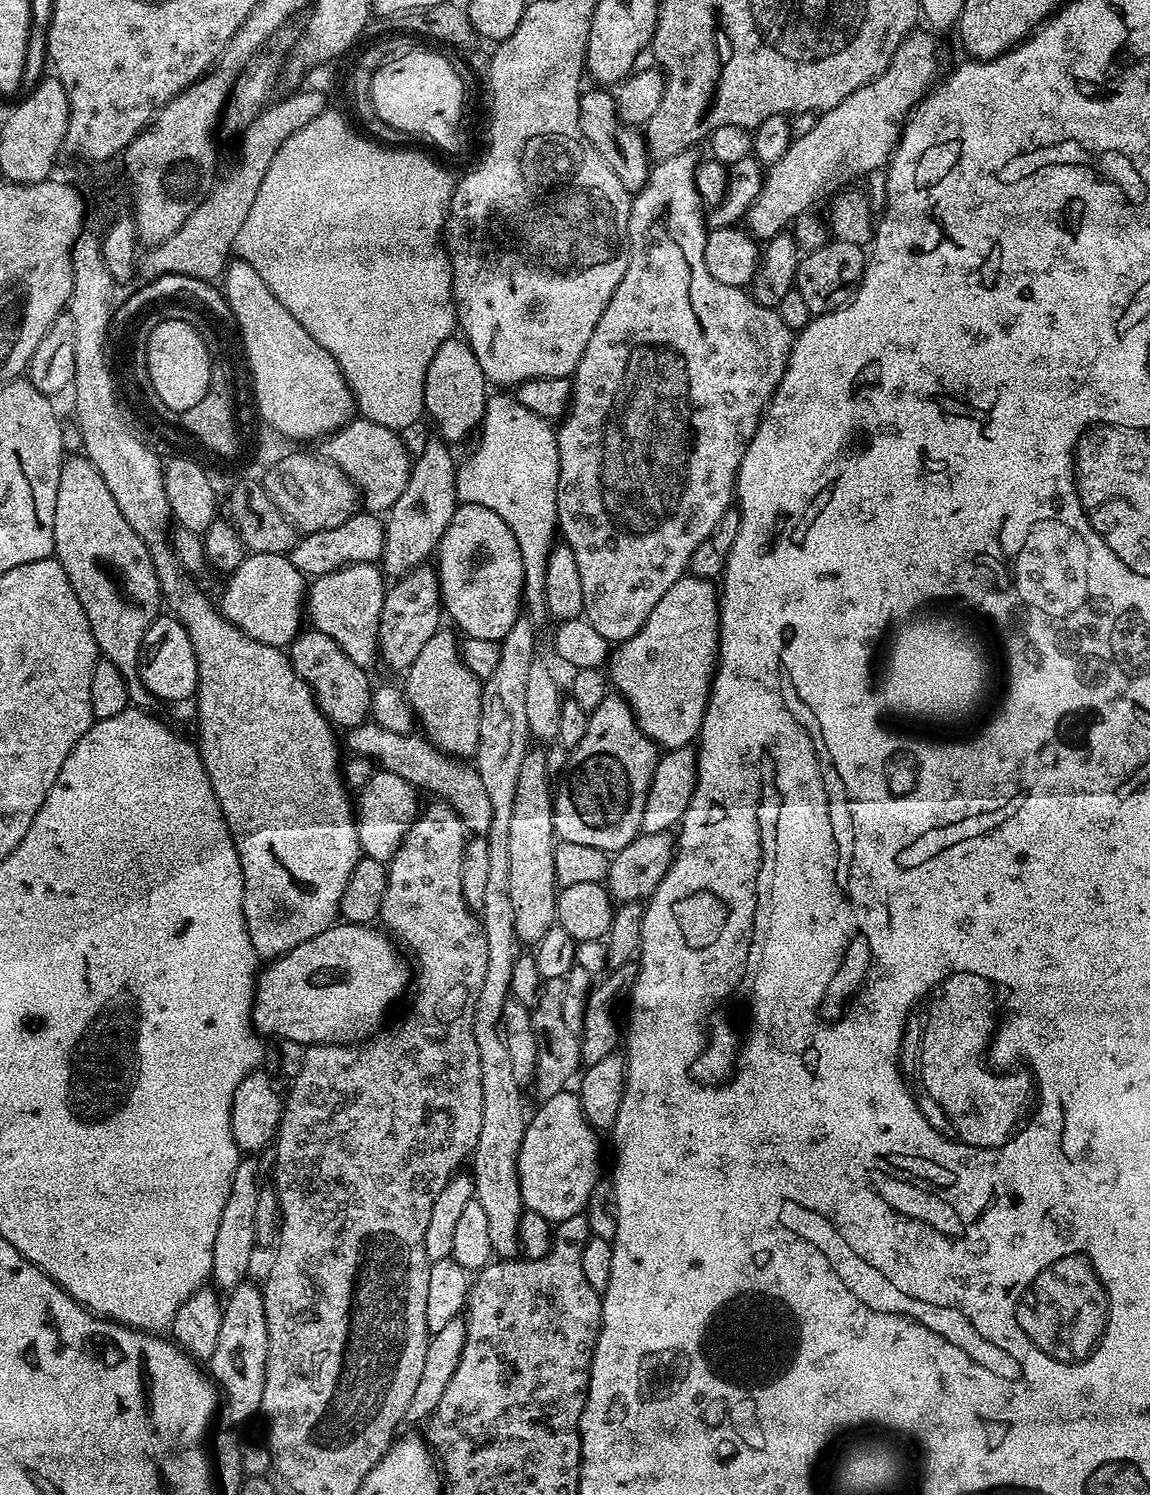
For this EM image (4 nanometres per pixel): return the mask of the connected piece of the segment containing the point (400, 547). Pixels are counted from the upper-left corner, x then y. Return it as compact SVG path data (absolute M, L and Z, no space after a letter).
M438 436L428 439L419 456L413 459L406 490L389 509L384 529L383 554L380 564L390 578L404 576L412 568L423 565L437 551L442 534L458 507L456 498L457 463L451 447Z

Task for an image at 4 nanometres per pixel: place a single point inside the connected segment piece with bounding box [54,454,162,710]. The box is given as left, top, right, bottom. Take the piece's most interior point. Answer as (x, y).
(110, 568)

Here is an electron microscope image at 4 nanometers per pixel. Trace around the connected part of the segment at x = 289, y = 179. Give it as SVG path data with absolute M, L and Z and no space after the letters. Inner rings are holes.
M325 110L318 118L314 118L314 122L302 126L302 130L294 133L278 150L278 154L274 154L274 162L270 162L270 170L266 170L266 178L262 178L262 186L258 186L258 198L254 198L250 214L246 214L246 222L242 222L242 226L236 229L235 255L258 272L274 298L278 298L278 302L282 302L282 306L286 306L286 310L290 310L290 314L298 318L302 327L335 358L352 389L359 415L370 422L378 422L378 426L405 430L404 428L418 423L420 416L422 420L425 415L426 370L430 370L430 361L434 359L434 354L438 354L438 346L453 339L458 328L456 303L452 297L452 257L442 239L448 207L452 201L454 176L442 165L435 164L430 157L423 156L423 151L409 150L404 146L385 146L367 135L364 136L359 136L332 110Z

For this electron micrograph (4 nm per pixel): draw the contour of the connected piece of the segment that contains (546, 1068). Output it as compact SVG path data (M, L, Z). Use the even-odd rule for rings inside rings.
M545 980L540 989L540 996L531 1009L533 1030L537 1036L537 1068L534 1081L537 1101L543 1102L554 1098L554 1094L565 1091L572 1078L579 1073L582 1066L580 1059L580 1042L576 1034L562 1022L563 980Z

